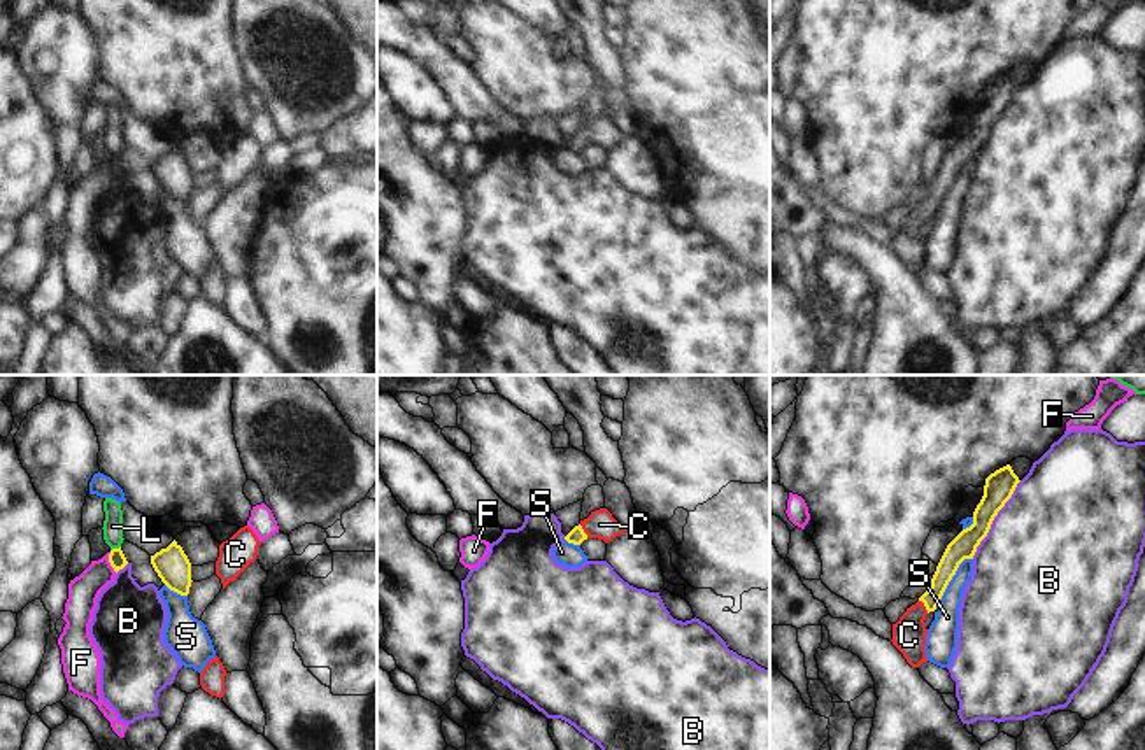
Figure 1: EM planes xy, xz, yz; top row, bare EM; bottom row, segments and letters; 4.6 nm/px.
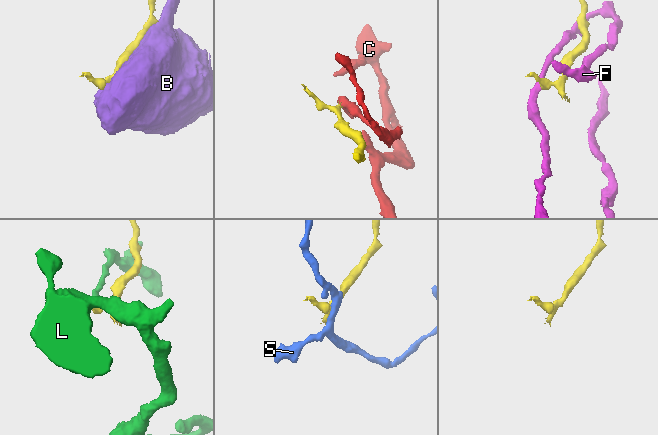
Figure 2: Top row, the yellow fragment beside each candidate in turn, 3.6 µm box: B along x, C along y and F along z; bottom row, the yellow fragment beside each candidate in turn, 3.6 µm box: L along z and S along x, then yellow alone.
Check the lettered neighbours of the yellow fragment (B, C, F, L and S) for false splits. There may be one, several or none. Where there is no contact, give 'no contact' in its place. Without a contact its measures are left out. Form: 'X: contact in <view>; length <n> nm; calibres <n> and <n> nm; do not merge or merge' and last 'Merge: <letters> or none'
B: contact in yz; length 420 nm; calibres 140 and 500 nm; do not merge
C: contact in yz; length 80 nm; calibres 90 and 160 nm; merge
F: contact in xy; length 110 nm; calibres 80 and 140 nm; do not merge
L: contact in xy; length 40 nm; calibres 80 and 100 nm; do not merge
S: contact in yz; length 260 nm; calibres 110 and 120 nm; do not merge
Merge: C

